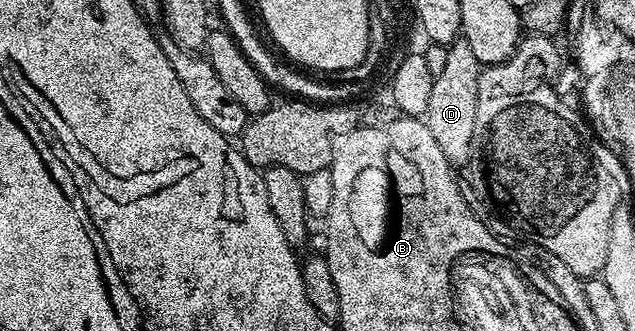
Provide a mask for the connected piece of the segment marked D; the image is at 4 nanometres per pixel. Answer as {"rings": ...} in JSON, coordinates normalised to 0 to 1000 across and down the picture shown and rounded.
{"rings":[[[728,121],[712,127],[704,157],[701,208],[694,230],[682,242],[682,290],[676,290],[669,366],[676,399],[682,399],[682,423],[688,423],[688,447],[694,447],[712,505],[723,508],[728,489],[740,492],[745,477],[757,190],[745,160],[745,145],[739,145],[739,133]]]}

